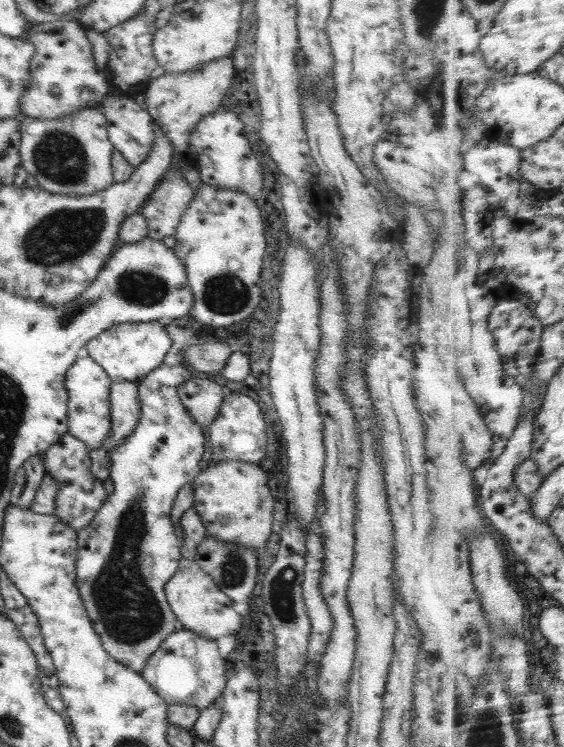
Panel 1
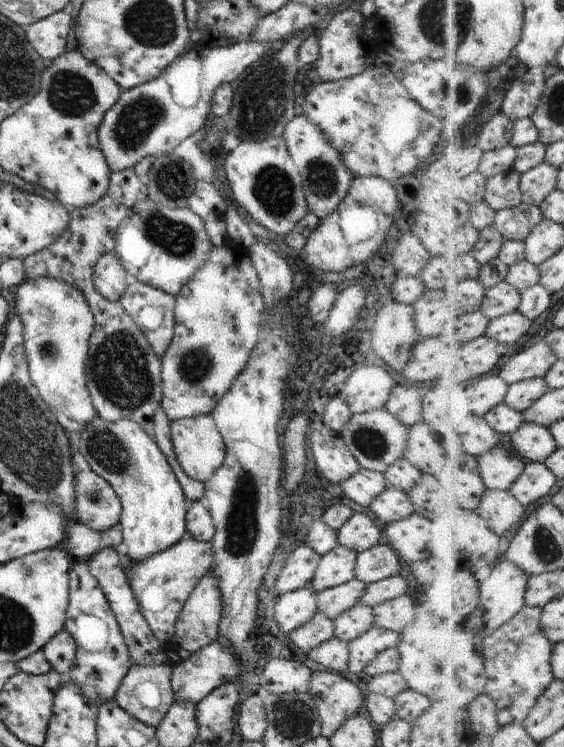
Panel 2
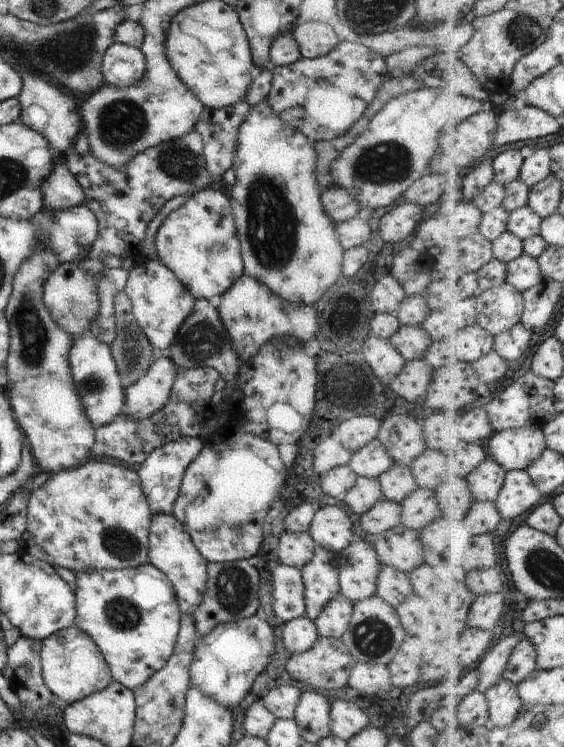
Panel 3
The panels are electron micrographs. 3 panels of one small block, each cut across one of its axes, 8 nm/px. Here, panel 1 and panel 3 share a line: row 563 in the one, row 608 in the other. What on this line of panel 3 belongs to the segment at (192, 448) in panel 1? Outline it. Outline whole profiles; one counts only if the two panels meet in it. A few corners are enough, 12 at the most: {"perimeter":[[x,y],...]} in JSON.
{"perimeter":[[154,565],[75,573],[73,625],[136,690],[181,612]]}

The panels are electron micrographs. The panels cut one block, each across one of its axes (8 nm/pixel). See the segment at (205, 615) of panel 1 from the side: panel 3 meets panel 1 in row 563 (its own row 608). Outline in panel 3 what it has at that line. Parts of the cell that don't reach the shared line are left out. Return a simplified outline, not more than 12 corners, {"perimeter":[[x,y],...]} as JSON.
{"perimeter":[[153,514],[150,564],[195,616],[207,560],[175,516]]}

